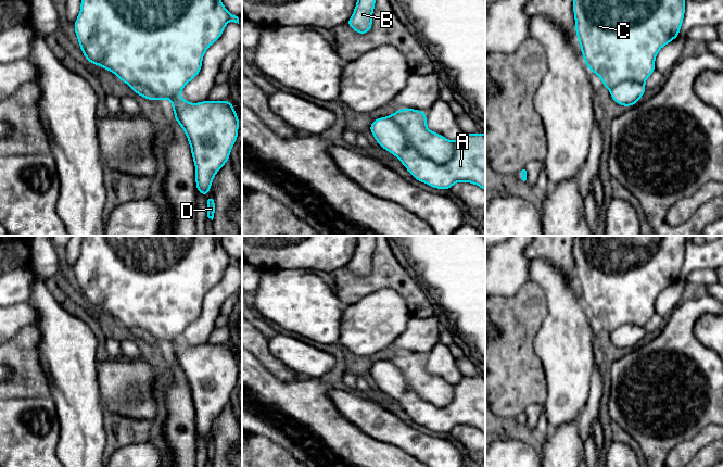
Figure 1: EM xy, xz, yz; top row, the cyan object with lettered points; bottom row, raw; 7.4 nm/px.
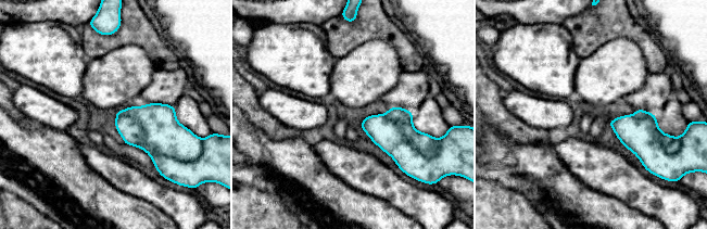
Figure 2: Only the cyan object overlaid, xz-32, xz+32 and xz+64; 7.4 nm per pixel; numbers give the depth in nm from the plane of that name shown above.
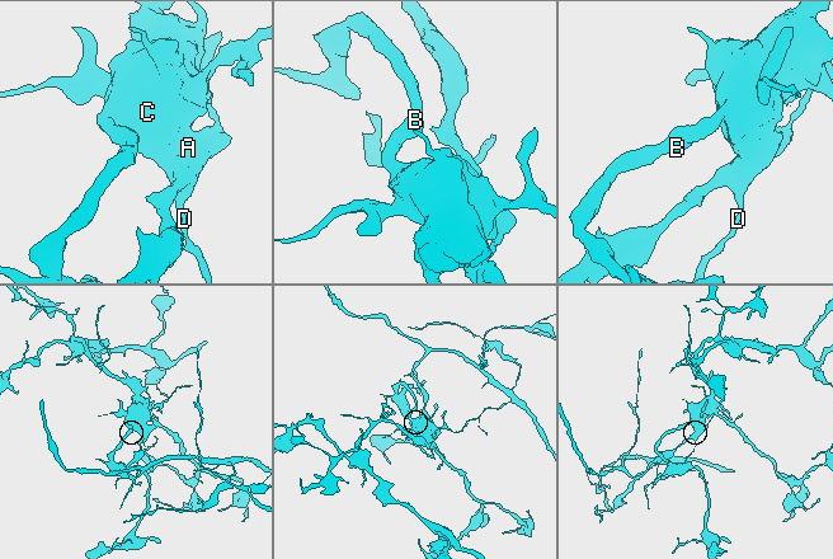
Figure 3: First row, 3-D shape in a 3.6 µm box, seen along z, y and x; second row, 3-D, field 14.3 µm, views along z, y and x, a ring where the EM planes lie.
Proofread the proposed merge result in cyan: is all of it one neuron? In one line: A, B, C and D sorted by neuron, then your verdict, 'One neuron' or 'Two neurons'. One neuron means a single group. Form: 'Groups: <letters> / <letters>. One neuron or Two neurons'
Groups: A D / B C. Two neurons

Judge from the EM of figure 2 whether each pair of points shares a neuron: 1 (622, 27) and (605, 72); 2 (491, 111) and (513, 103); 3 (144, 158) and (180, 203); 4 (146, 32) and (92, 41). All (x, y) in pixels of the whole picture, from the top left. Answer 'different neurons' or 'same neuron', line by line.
1: different neurons
2: different neurons
3: different neurons
4: same neuron

